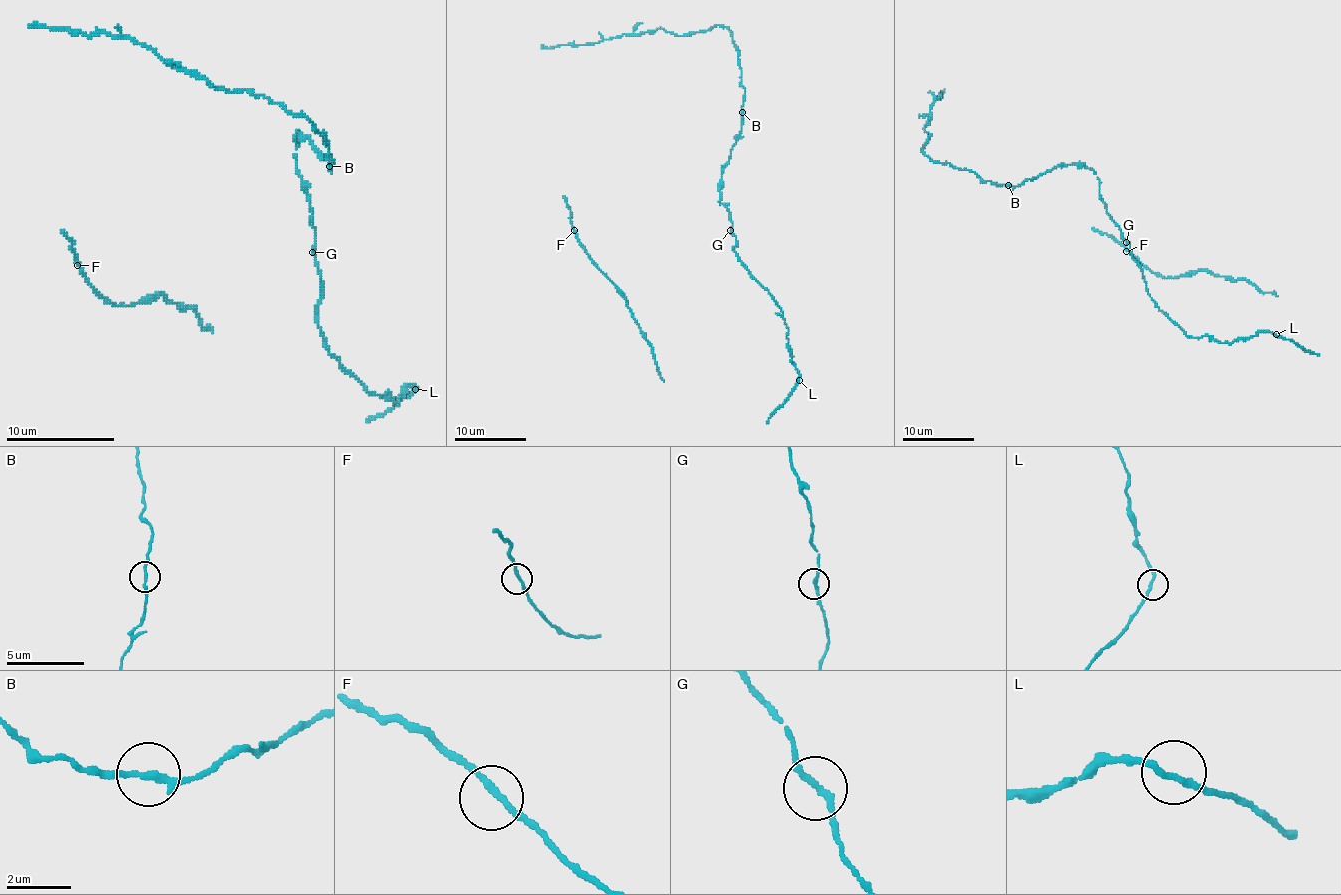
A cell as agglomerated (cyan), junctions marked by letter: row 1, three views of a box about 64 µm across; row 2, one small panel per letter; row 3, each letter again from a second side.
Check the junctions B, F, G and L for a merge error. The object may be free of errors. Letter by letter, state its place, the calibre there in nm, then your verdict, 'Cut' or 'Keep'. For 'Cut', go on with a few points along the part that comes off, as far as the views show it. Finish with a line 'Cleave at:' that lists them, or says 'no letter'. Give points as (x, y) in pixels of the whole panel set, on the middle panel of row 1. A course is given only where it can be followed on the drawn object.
B: Place: (742, 112). Thickness 190 nm. Keep
F: Place: (574, 230). Thickness 190 nm. Keep
G: Place: (730, 230). Thickness 190 nm. Keep
L: Place: (799, 380). Thickness 190 nm. Keep
Cleave at: no letter

